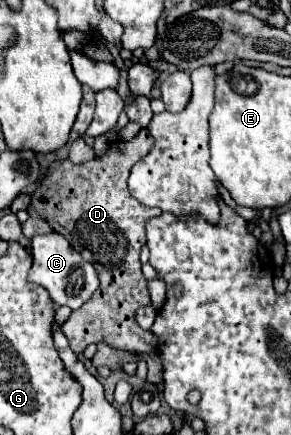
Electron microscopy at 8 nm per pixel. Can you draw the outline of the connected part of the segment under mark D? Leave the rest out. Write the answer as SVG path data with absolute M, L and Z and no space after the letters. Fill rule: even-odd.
M142 129L130 141L110 141L106 153L98 159L74 165L72 161L54 161L40 181L40 187L32 193L28 213L42 217L56 233L62 233L86 261L90 261L98 273L100 287L94 297L72 311L70 319L62 325L70 349L80 355L90 343L108 343L114 349L150 353L156 347L156 337L144 331L136 323L136 309L150 305L150 293L146 279L140 271L140 249L146 243L144 225L148 219L160 215L156 207L138 203L128 191L128 175L132 165L152 149L154 139L148 129Z

